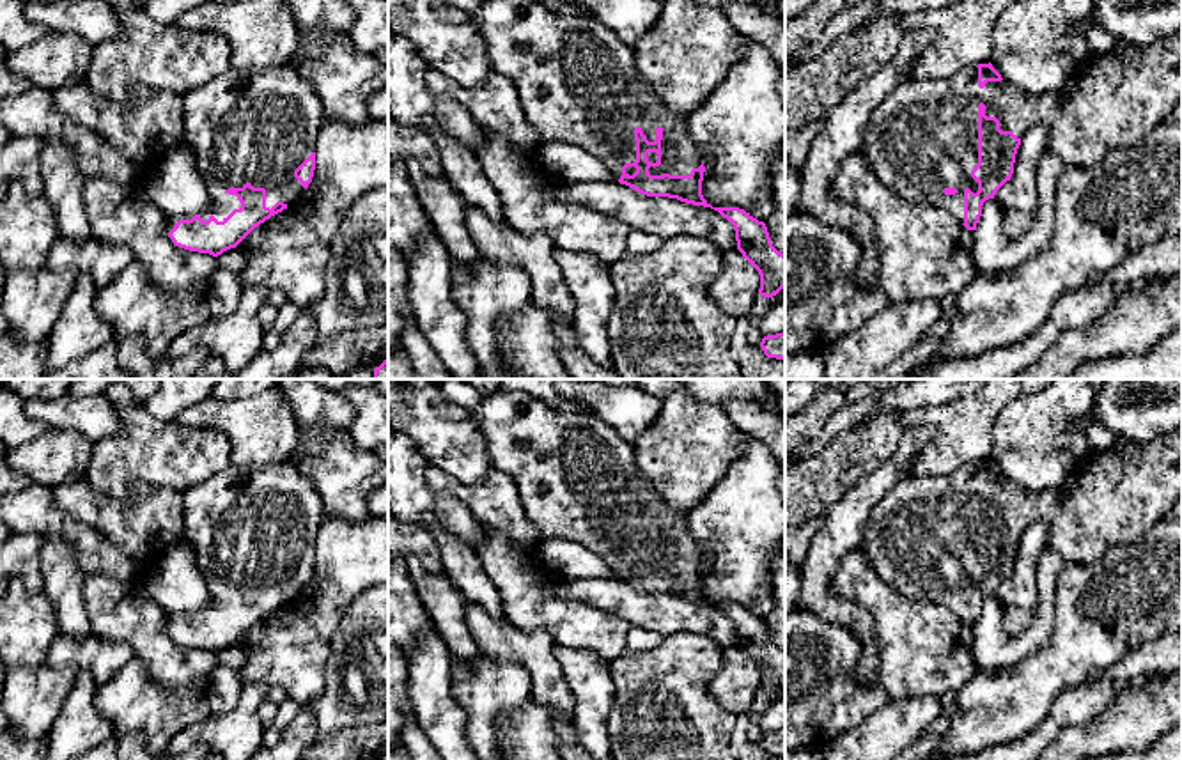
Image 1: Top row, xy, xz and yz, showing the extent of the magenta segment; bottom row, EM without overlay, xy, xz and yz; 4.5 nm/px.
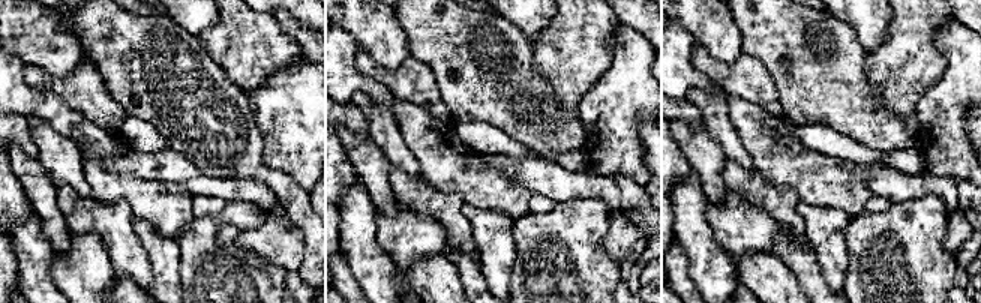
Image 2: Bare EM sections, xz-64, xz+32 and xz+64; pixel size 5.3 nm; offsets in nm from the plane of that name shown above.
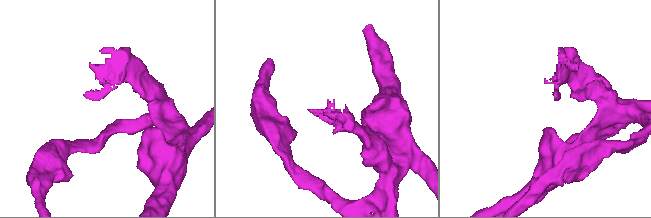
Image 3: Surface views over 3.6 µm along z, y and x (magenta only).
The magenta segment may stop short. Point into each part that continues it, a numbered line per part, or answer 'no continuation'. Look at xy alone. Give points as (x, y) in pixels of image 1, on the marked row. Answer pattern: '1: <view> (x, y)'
1: xy (257, 126)

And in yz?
1: yz (924, 137)

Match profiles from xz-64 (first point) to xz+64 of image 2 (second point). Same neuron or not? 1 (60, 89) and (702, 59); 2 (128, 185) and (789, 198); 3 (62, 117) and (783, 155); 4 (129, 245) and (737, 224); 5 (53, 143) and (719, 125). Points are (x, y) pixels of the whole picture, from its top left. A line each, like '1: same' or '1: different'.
1: same
2: different
3: different
4: different
5: same

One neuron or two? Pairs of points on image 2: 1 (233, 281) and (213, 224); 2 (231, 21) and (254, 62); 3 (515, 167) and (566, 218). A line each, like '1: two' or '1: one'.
1: one
2: one
3: two

